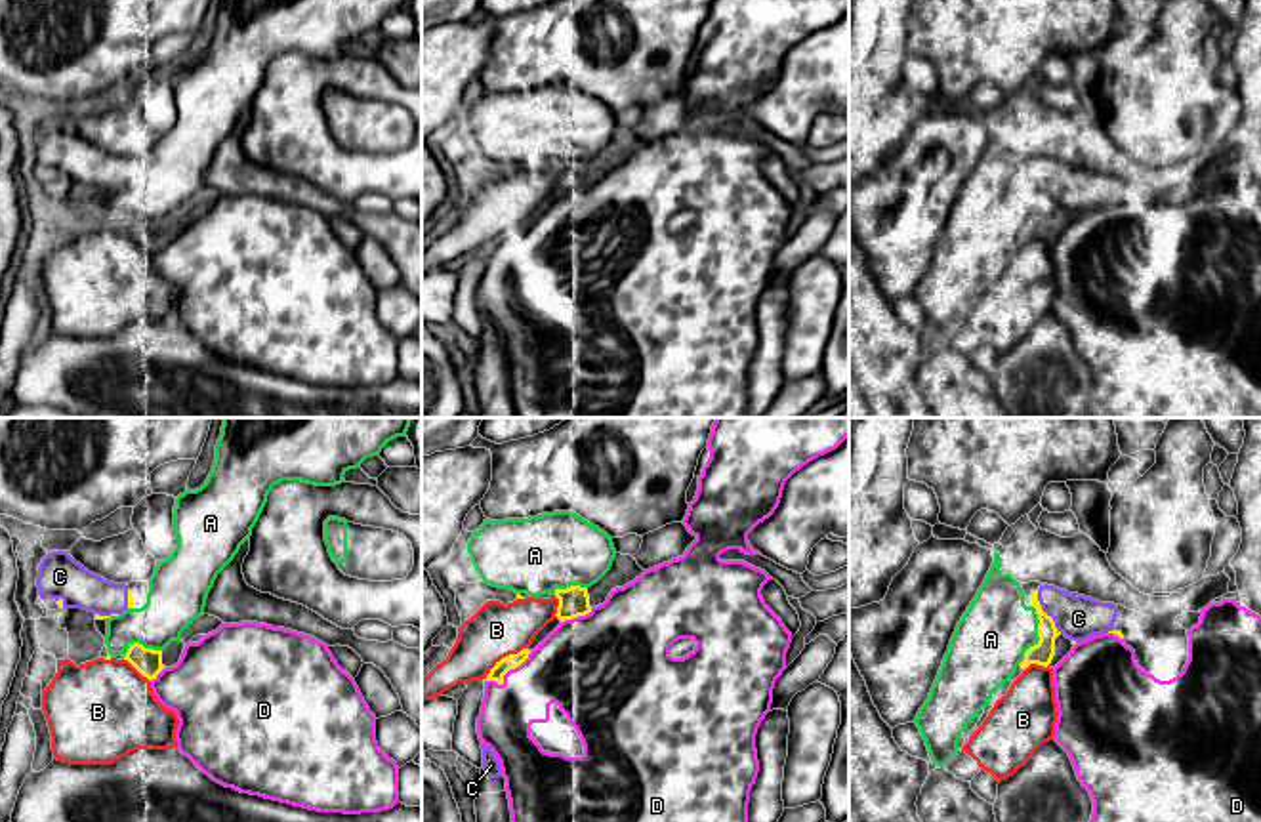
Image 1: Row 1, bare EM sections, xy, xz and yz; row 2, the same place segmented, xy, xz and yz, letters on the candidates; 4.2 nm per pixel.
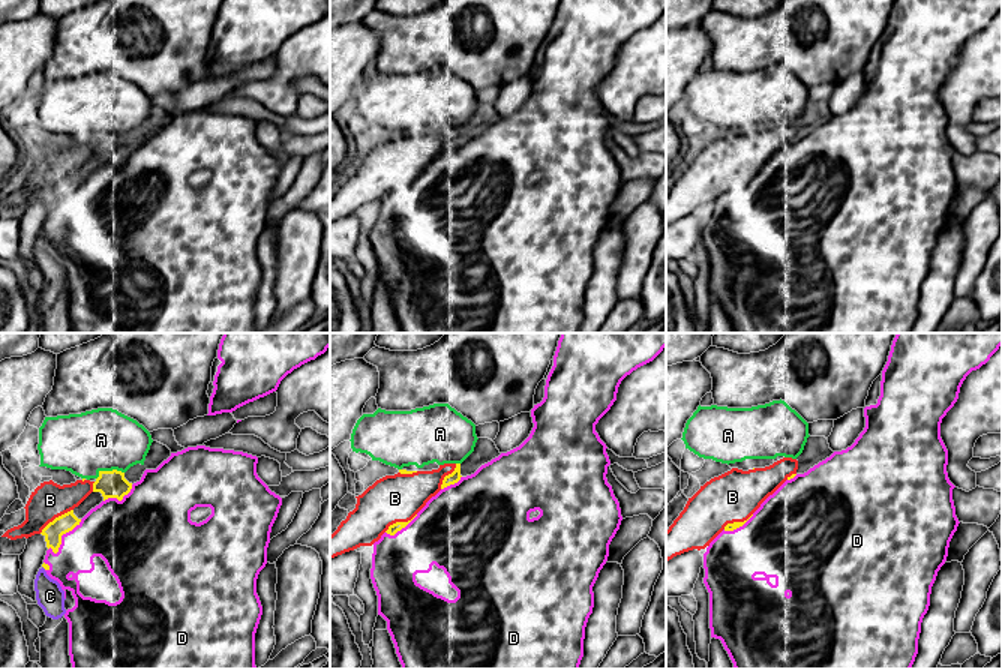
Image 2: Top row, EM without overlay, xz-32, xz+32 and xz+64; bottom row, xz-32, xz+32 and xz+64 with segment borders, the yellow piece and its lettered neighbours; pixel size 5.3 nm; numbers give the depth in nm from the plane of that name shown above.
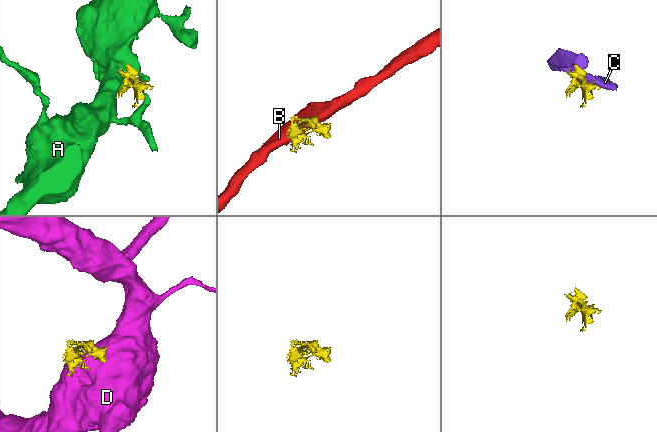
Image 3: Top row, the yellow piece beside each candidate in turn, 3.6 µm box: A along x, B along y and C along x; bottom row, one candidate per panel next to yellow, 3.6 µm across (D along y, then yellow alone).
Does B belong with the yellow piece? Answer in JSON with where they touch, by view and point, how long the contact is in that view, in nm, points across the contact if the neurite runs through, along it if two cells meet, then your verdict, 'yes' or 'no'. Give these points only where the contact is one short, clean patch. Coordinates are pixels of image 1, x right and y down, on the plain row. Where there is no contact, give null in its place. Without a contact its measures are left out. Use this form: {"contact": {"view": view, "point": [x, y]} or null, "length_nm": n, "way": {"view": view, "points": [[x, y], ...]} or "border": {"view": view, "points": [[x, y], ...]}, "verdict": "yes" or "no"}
{"contact": {"view": "xz", "point": [506, 229]}, "length_nm": 240, "verdict": "no"}

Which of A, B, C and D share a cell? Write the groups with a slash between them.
A / B / C / D

